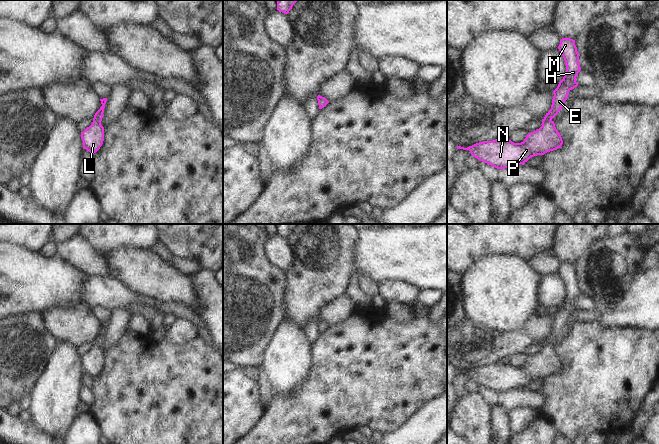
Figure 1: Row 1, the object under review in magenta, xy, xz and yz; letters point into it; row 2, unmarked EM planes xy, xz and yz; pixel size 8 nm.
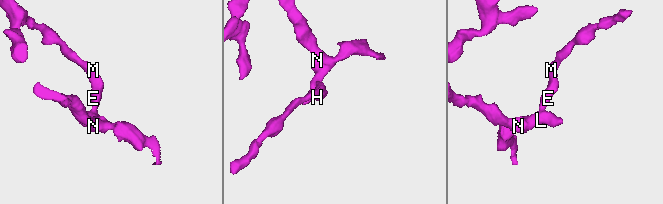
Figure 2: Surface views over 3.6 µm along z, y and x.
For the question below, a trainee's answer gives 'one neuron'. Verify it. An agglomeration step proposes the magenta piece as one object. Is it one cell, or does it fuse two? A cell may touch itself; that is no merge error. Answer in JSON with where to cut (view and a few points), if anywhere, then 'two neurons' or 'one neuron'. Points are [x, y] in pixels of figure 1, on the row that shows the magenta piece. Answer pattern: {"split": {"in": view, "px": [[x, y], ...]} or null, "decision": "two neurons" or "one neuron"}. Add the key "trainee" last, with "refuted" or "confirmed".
{"split": null, "decision": "one neuron", "trainee": "confirmed"}

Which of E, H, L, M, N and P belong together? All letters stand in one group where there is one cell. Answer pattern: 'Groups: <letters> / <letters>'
Groups: E H L M N P

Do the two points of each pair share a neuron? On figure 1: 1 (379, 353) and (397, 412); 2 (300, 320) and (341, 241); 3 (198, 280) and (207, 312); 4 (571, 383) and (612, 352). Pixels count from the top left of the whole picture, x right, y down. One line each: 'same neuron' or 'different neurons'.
1: same neuron
2: same neuron
3: same neuron
4: same neuron

